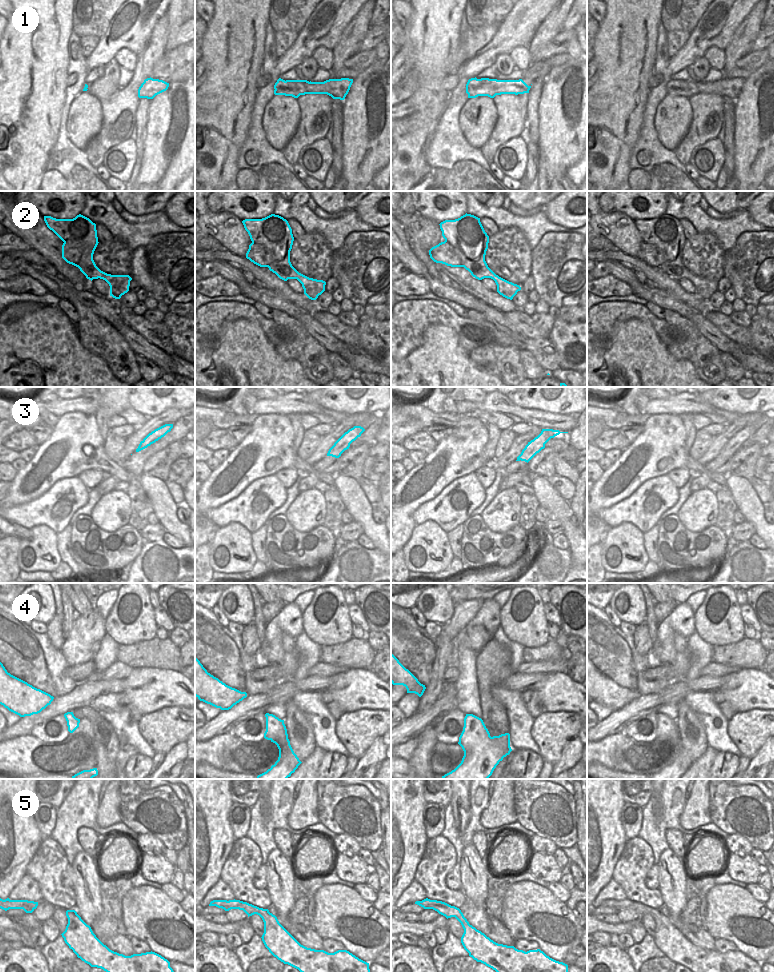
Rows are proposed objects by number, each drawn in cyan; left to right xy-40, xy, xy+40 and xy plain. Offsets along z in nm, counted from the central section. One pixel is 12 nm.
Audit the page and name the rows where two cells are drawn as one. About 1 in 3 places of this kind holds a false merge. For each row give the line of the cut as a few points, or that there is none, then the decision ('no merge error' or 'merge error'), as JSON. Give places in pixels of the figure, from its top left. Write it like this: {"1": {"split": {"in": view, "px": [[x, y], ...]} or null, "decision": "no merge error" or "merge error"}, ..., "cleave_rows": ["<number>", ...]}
{"1": {"split": {"in": "xy+40", "px": [[481, 79], [481, 85], [474, 87], [468, 94]]}, "decision": "merge error"}, "2": {"split": {"in": "xy-40", "px": [[67, 239], [76, 239], [83, 243], [83, 254], [73, 264]]}, "decision": "merge error"}, "3": {"split": null, "decision": "no merge error"}, "4": {"split": null, "decision": "no merge error"}, "5": {"split": null, "decision": "no merge error"}, "cleave_rows": ["1", "2"]}

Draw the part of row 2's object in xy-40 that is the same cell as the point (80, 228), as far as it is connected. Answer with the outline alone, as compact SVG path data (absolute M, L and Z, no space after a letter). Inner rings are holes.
M79 214L73 219L56 219L44 216L47 227L52 230L63 242L77 240L84 243L84 254L74 266L78 267L87 279L103 279L110 286L110 296L120 299L129 291L129 275L111 275L101 271L93 260L94 251L98 245L96 224L89 218Z

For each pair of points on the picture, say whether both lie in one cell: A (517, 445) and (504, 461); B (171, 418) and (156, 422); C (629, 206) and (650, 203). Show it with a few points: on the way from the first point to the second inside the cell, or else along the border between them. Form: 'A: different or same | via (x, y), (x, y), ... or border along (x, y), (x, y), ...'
A: same | via (515, 449), (507, 457)
B: same | via (167, 418), (160, 420)
C: same | via (635, 209), (639, 212), (644, 212), (648, 209)

